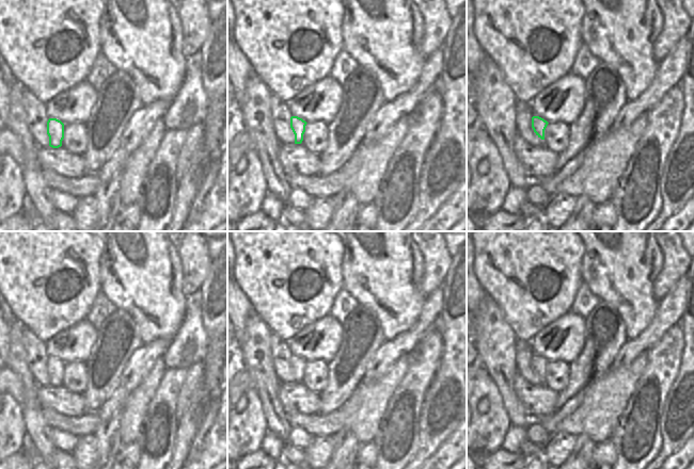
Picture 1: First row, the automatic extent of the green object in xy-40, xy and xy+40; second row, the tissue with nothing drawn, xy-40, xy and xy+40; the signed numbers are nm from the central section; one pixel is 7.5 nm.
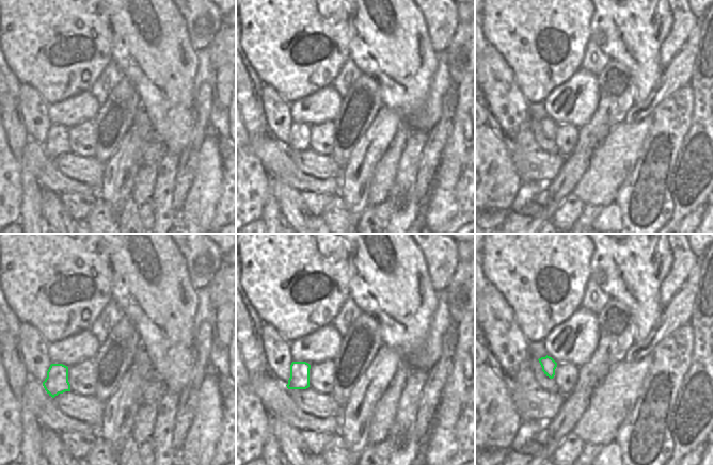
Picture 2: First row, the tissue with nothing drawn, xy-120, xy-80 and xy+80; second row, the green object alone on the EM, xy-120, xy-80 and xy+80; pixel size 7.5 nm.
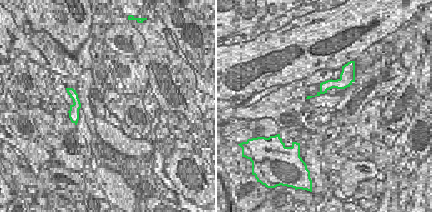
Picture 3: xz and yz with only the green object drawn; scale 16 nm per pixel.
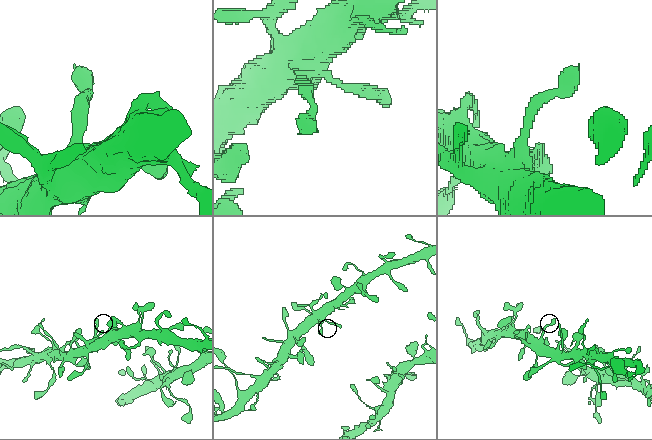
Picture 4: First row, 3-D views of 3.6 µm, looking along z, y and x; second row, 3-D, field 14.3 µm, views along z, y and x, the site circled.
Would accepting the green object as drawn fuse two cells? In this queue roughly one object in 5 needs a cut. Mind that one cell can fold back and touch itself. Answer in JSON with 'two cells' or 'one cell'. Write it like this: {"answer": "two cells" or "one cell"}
{"answer": "one cell"}

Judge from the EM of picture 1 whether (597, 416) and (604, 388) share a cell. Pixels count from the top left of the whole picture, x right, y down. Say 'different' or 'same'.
same

